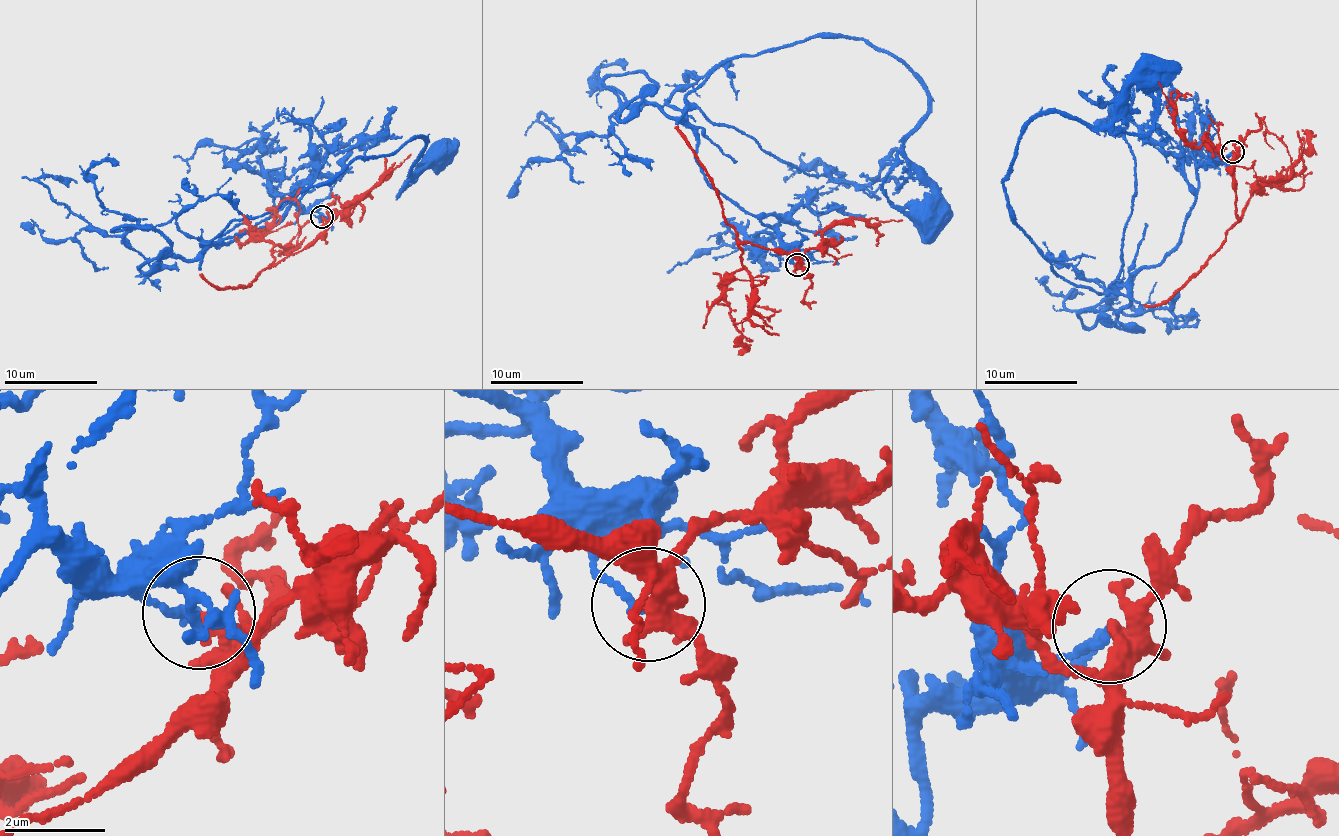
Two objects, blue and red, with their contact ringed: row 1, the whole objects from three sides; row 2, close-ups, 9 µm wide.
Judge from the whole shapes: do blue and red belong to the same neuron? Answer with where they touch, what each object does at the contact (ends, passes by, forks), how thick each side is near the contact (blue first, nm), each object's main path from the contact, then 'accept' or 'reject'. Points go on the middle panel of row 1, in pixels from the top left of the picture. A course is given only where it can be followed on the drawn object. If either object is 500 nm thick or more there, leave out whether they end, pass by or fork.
at (797, 264); blue ends there; red forks there; 150 nm thick on the blue side, 120 nm on the other; blue runs (797, 264), (709, 183), (686, 99), (812, 36), (924, 85), (903, 155), (924, 244); red runs (797, 264), (760, 245), (742, 245), (757, 313), (768, 319), (775, 312), (751, 308); accept

